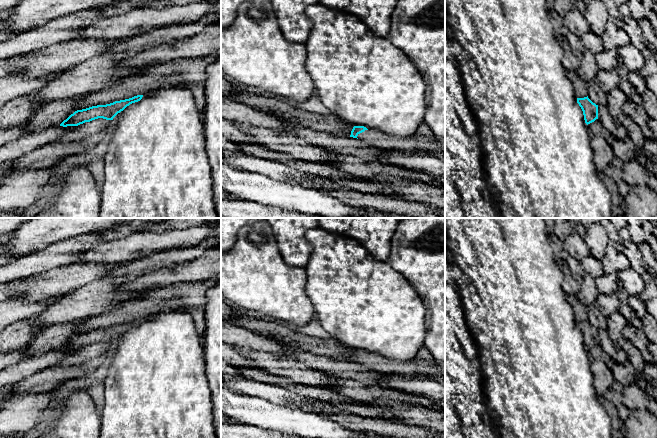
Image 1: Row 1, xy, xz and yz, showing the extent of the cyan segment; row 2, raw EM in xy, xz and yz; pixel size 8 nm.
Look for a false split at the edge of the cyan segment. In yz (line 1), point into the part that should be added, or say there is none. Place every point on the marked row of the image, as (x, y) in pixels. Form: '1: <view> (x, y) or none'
1: none

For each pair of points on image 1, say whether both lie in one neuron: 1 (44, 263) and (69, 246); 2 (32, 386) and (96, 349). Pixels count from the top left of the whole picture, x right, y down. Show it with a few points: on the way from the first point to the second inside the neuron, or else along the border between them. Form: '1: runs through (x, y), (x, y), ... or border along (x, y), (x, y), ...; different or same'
1: runs through (50, 257), (63, 252); same
2: border along (92, 358), (81, 363), (55, 365); different

